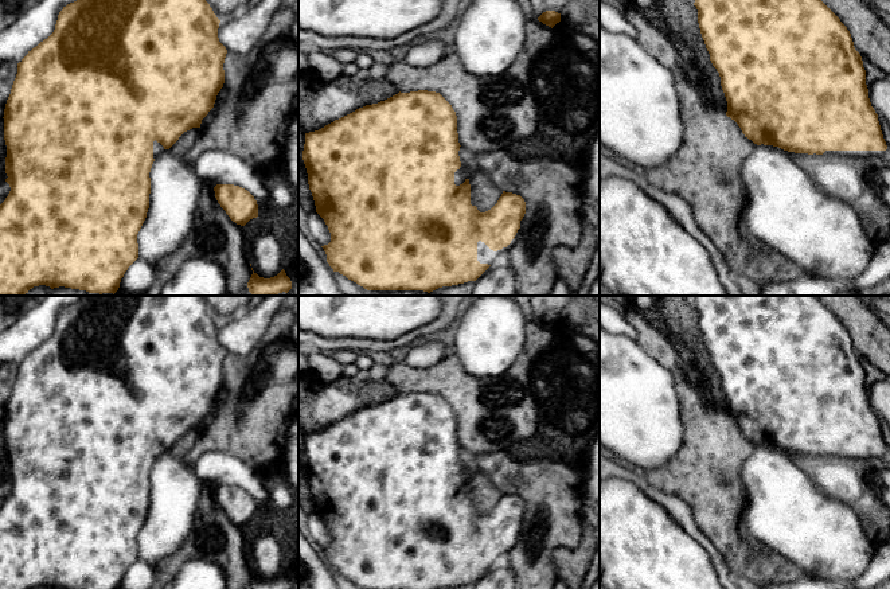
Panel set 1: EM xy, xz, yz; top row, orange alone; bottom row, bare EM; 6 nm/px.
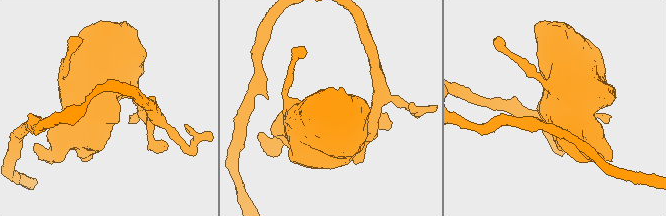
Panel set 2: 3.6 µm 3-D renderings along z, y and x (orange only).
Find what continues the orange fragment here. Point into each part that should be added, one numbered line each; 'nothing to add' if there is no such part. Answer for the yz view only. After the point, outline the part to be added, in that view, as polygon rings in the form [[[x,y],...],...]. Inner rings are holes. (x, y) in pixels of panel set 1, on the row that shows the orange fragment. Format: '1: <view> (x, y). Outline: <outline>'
1: yz (870, 155). Outline: [[[825,151],[823,155],[835,155],[850,159],[863,157],[870,161],[885,161],[886,159],[886,151]]]

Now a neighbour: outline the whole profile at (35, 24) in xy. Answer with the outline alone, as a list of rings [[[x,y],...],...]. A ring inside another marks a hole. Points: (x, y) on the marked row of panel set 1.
[[[40,0],[0,31],[0,62],[19,63],[55,30],[59,12],[77,0]]]

